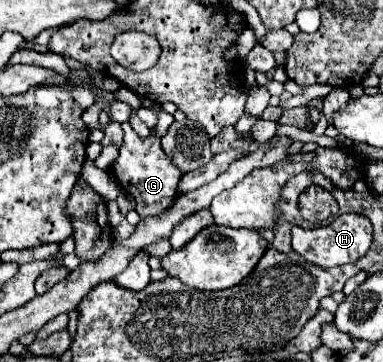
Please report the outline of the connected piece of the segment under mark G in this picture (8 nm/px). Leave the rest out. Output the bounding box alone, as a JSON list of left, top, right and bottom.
[112,123,182,218]

